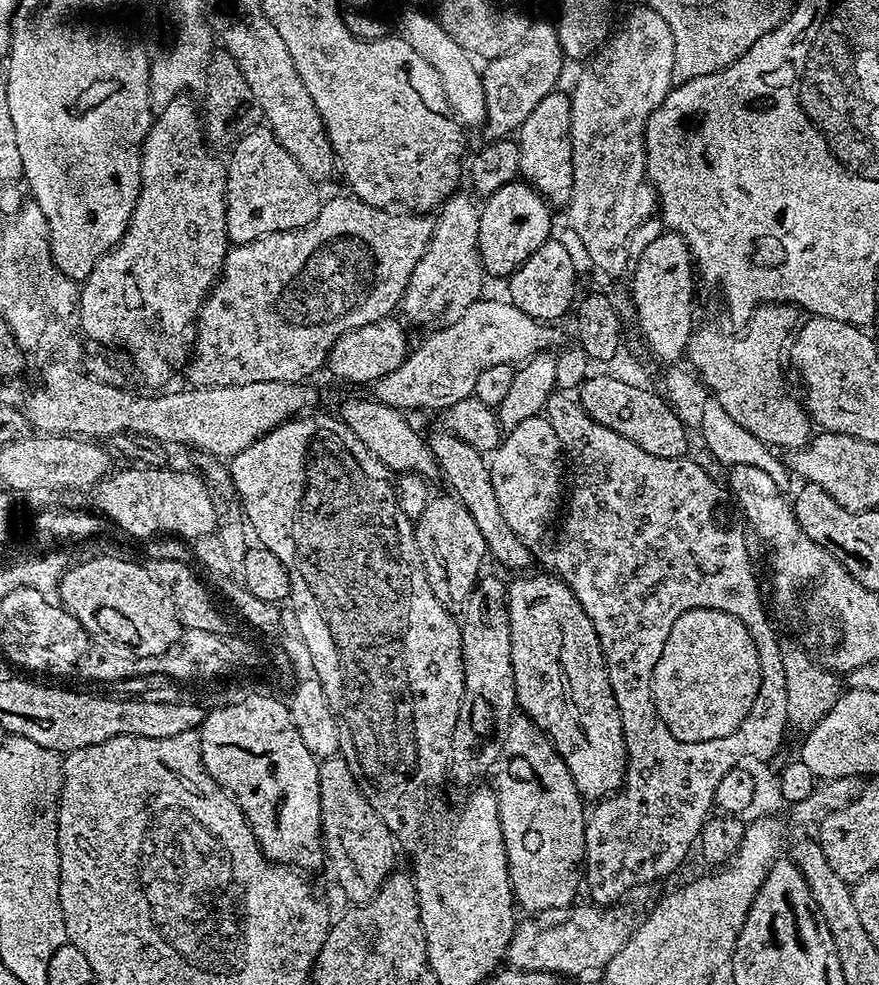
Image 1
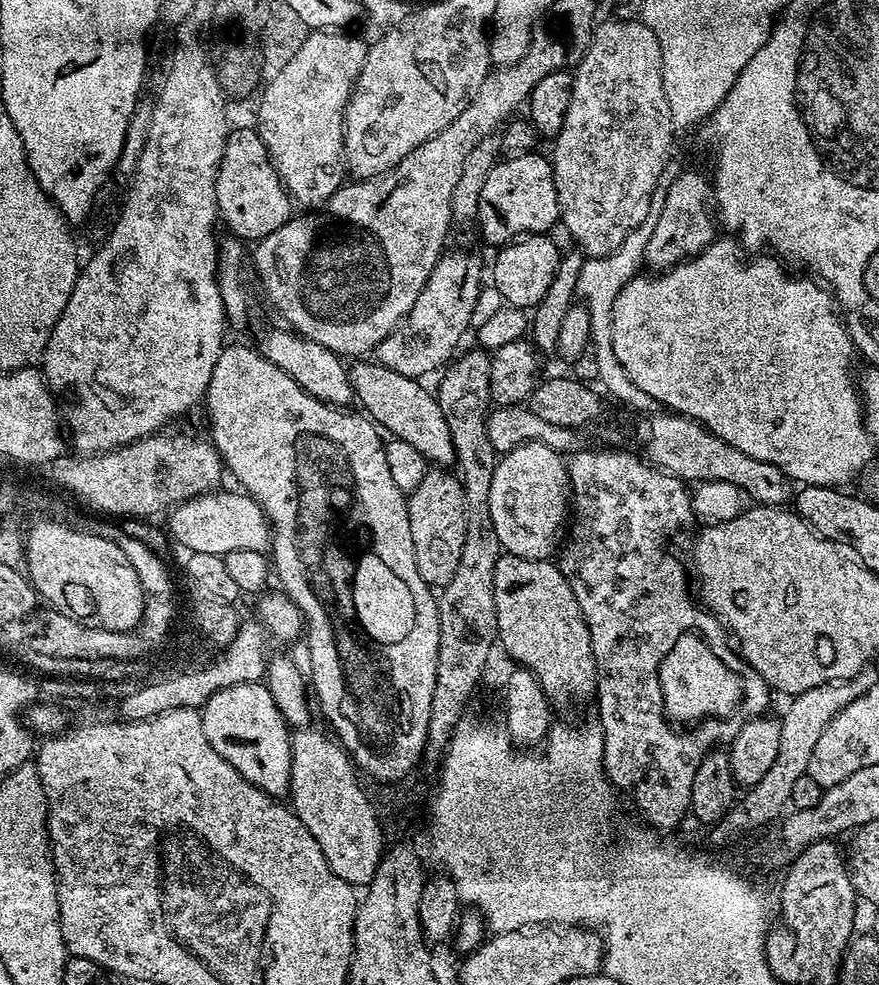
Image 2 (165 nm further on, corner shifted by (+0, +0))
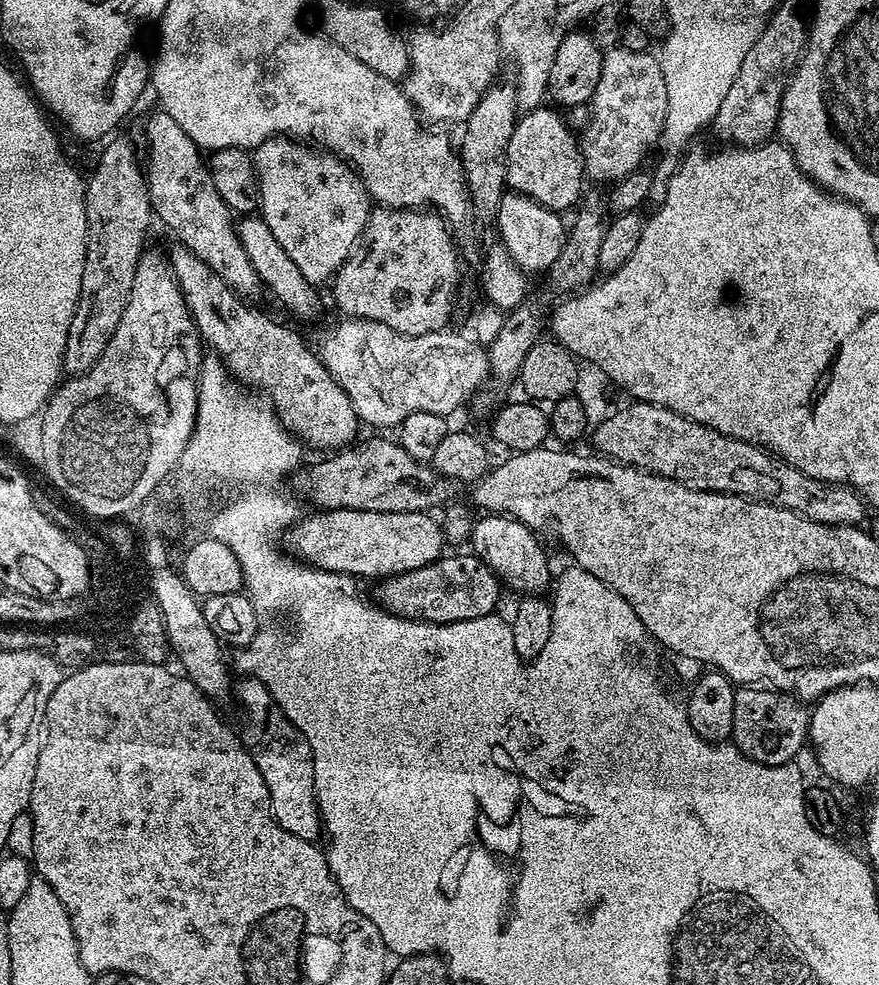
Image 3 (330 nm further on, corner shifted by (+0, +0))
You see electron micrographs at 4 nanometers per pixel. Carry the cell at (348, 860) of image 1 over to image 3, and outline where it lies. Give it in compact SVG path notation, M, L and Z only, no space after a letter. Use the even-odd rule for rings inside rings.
M249 678L242 681L236 688L236 704L240 707L238 735L266 782L272 816L290 834L315 841L316 835L321 835L322 825L316 810L316 795L312 786L312 751L308 741L273 705L268 687L261 680Z

